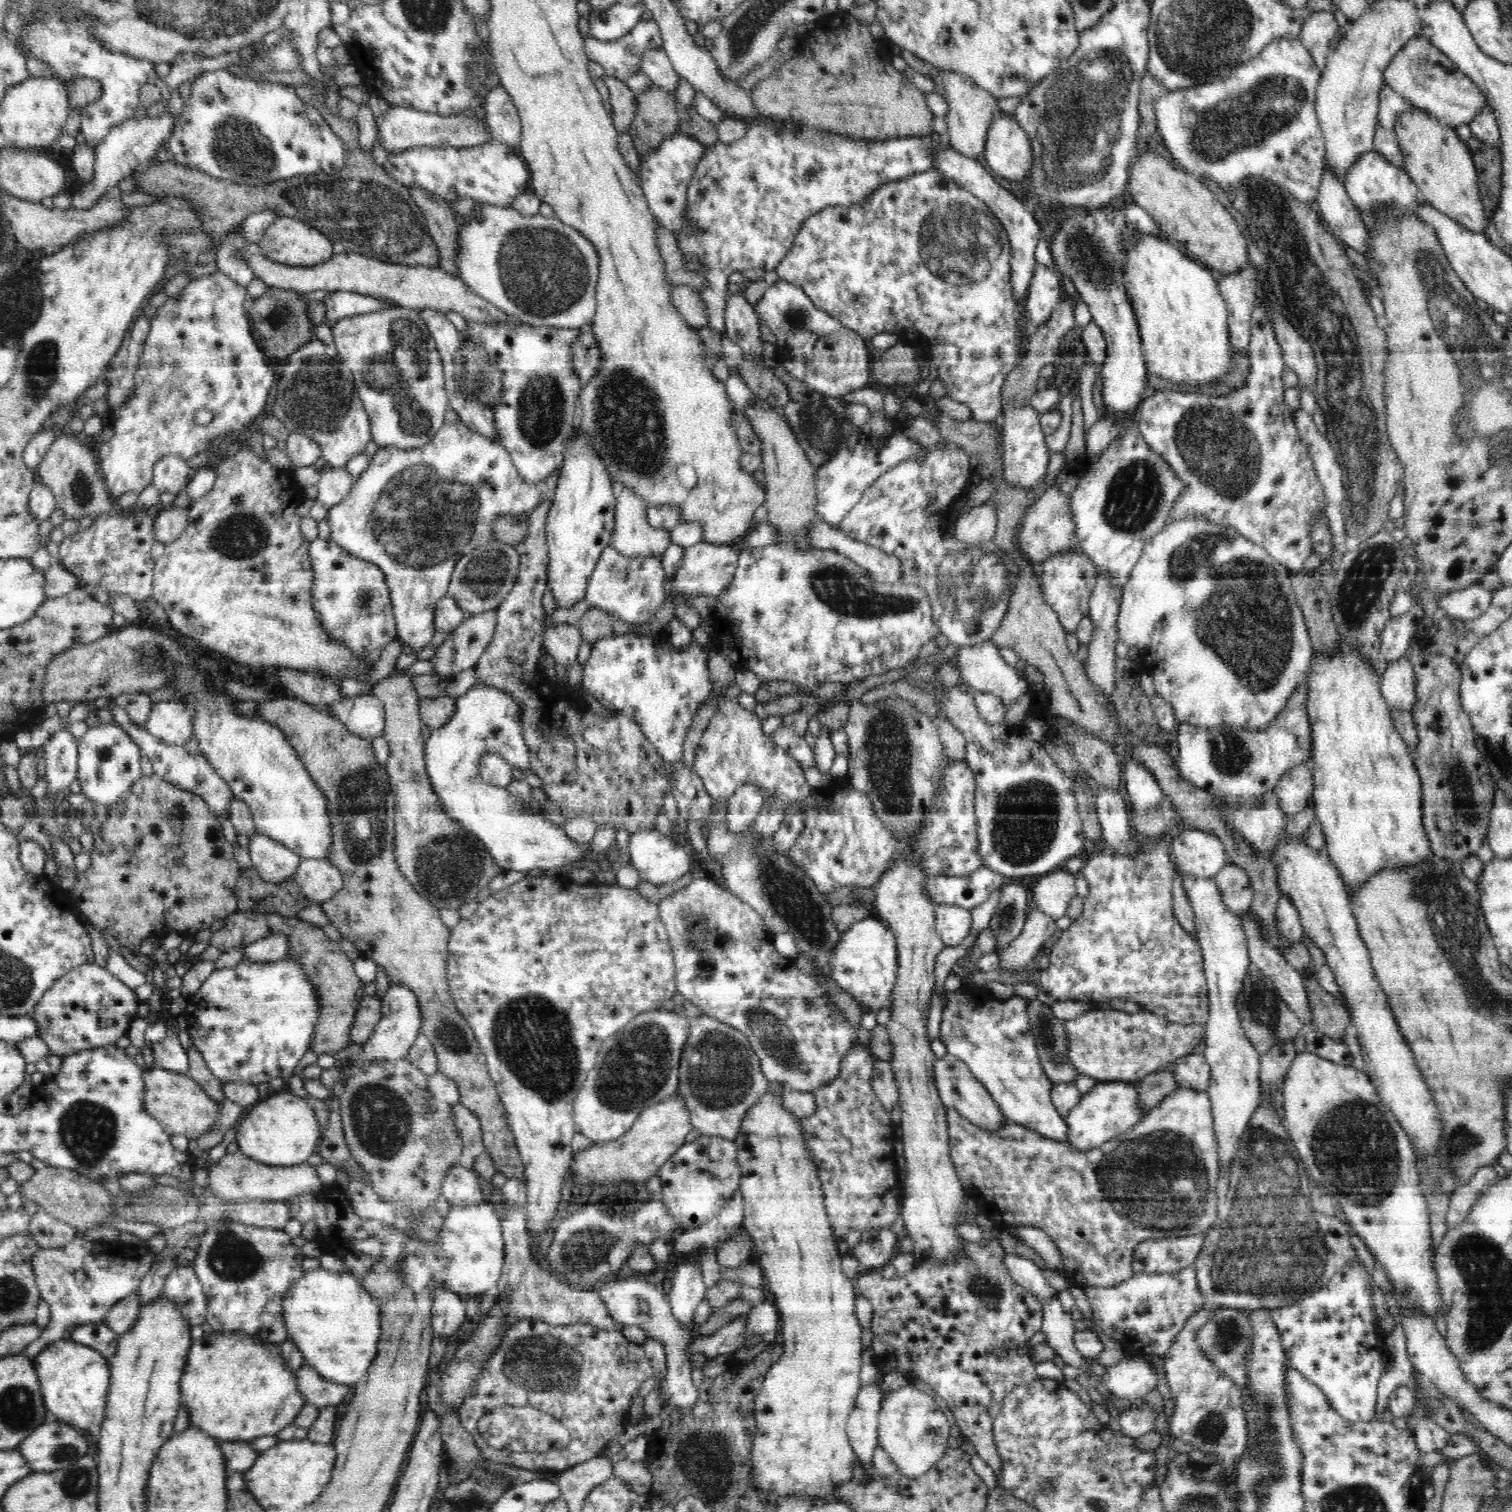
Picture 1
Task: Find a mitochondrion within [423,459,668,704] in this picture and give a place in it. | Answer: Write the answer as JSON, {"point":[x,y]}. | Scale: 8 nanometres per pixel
{"point":[482,576]}

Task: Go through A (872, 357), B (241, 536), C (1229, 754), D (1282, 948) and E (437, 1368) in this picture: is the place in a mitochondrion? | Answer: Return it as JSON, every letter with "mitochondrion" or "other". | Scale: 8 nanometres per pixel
{"A":"other","B":"mitochondrion","C":"mitochondrion","D":"other","E":"other"}

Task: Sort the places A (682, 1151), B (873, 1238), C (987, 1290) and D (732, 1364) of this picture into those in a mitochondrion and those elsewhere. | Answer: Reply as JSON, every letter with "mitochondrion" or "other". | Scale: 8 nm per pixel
{"A":"other","B":"other","C":"mitochondrion","D":"other"}

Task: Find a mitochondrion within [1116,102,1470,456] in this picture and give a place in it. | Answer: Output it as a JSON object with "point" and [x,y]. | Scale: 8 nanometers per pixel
{"point":[1337,388]}

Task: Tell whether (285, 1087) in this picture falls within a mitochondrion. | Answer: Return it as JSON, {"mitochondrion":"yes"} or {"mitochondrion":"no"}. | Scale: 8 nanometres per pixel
{"mitochondrion":"no"}

